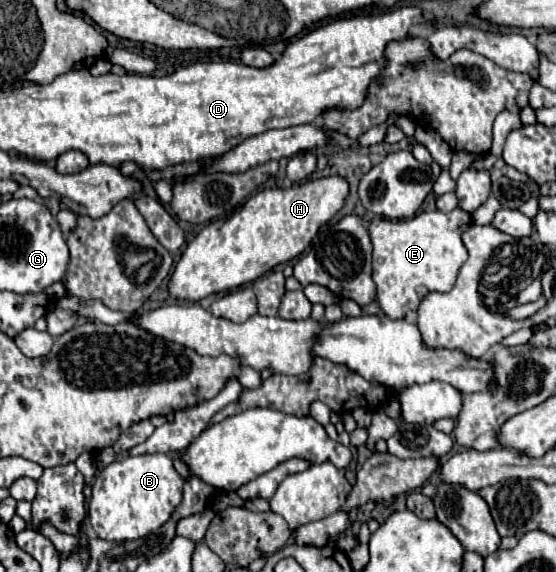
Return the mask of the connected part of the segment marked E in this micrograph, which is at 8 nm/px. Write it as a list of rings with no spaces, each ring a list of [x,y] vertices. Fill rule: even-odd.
[[[456,208],[448,214],[444,214],[440,210],[432,210],[432,212],[416,214],[414,218],[391,220],[376,216],[372,220],[368,232],[370,232],[372,244],[374,244],[372,268],[374,268],[374,282],[378,288],[376,298],[378,298],[380,308],[386,312],[388,318],[394,318],[394,320],[404,318],[406,312],[418,310],[418,304],[422,300],[422,294],[418,294],[418,288],[422,288],[424,292],[448,292],[448,290],[452,290],[460,266],[468,258],[468,250],[462,242],[462,234],[470,226],[472,226],[470,214],[460,210],[460,208]]]

